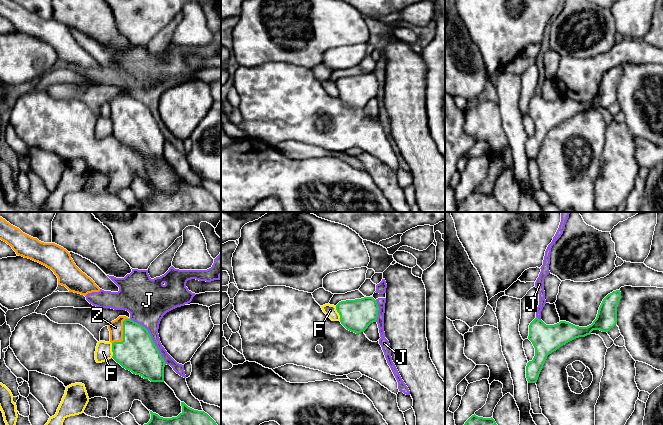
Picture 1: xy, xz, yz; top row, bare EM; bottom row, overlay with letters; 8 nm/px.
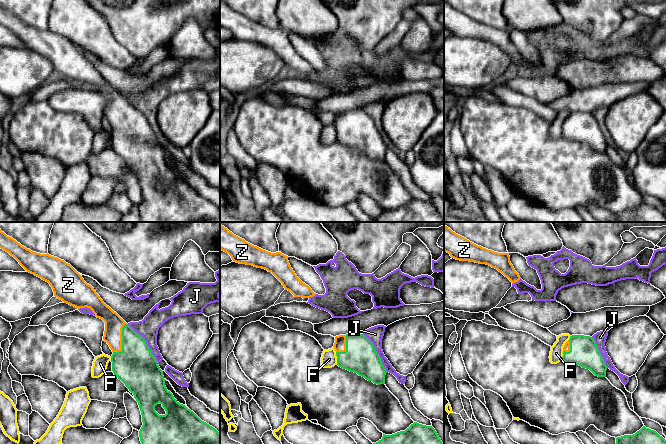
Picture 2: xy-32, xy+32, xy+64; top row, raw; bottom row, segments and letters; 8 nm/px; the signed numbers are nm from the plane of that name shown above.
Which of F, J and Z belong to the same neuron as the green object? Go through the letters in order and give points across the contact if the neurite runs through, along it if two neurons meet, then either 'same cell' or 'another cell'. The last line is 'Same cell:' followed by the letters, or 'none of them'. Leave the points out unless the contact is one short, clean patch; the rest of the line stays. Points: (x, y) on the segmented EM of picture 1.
F: border along xy (111, 343), (112, 357); another cell
J: border along xy (130, 318), (147, 330), (166, 363); another cell
Z: runs through xy (137, 353), (130, 340), (123, 333), (115, 327); same cell
Same cell: Z

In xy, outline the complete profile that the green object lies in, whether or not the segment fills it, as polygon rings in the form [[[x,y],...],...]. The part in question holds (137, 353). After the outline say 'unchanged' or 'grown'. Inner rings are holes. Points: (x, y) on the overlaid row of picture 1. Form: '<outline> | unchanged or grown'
[[[126,316],[108,325],[112,358],[126,370],[151,382],[164,382],[164,359],[148,330]]] | grown

